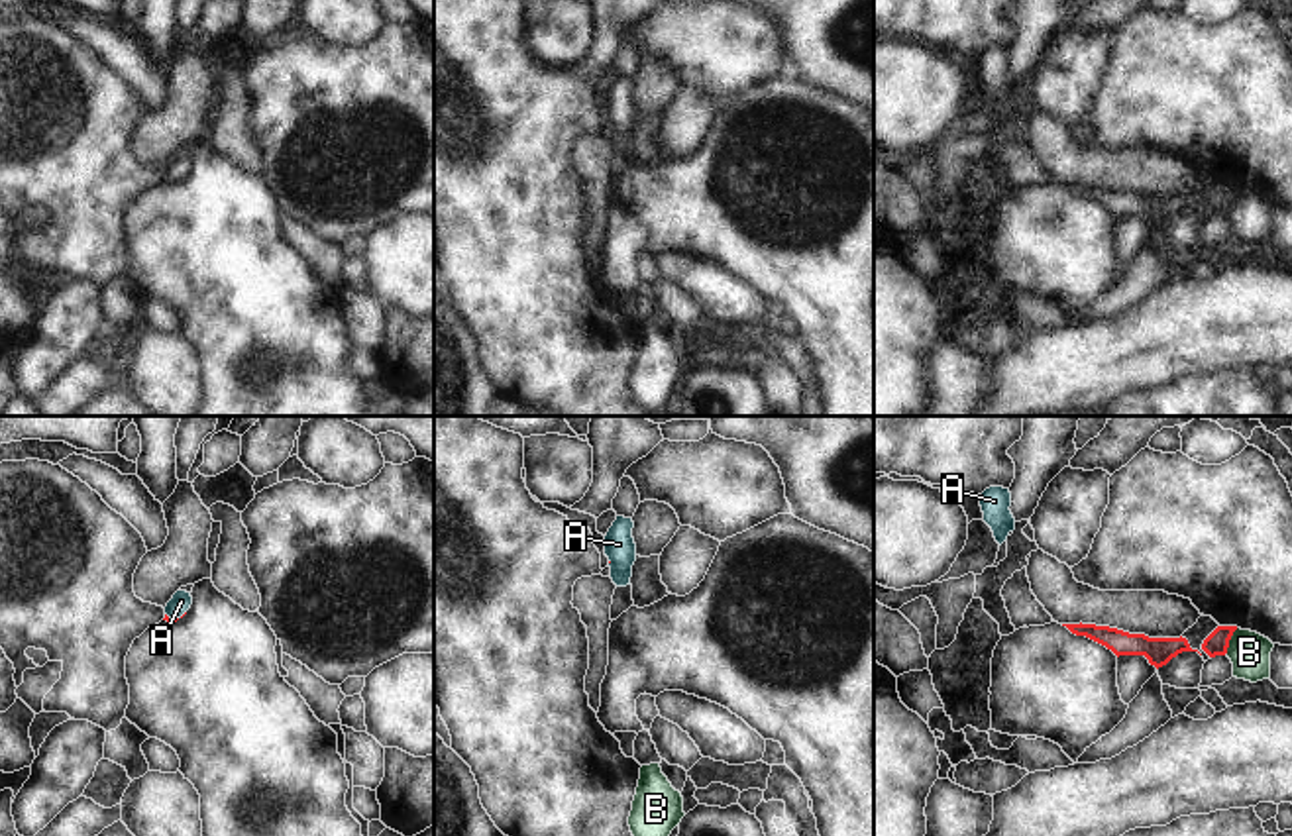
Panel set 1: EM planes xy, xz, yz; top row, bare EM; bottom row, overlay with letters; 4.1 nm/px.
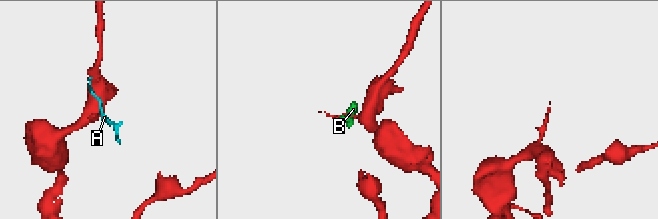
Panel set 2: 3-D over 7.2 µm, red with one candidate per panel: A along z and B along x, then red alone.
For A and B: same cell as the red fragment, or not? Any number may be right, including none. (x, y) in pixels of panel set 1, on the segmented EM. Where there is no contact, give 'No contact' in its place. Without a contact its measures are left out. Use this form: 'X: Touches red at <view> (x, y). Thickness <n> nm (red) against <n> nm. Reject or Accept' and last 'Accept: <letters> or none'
A: Touches red at xy (175, 619). Thickness 20 nm (red) against 90 nm. Accept
B: Touches red at yz (1230, 638). Thickness 100 nm (red) against 170 nm. Reject
Accept: A

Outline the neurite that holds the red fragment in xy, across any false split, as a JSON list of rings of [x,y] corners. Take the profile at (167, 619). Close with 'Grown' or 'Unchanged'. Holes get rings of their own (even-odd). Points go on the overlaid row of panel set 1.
[[[177,591],[173,599],[165,606],[165,618],[167,622],[177,622],[187,614],[187,610],[192,604],[192,597],[187,591]]]. Grown

